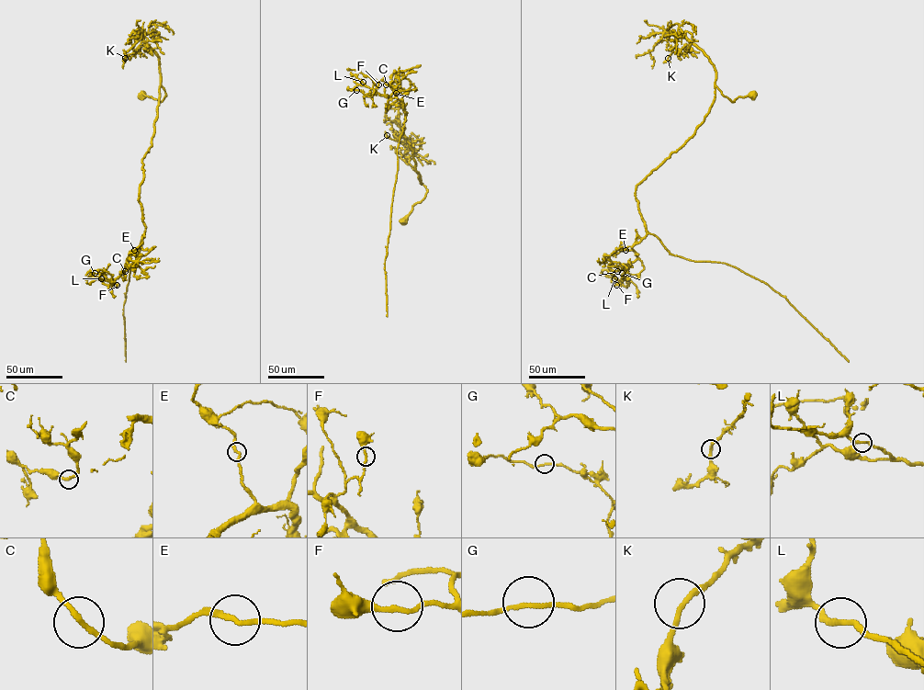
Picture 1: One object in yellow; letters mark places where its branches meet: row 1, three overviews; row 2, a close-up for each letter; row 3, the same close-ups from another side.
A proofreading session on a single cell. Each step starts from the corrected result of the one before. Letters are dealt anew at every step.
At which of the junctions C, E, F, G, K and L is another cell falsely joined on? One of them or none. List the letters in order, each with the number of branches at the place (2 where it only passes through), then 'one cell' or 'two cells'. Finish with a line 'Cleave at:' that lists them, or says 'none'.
C: 2 branches meet; one cell
E: 2 branches meet; one cell
F: 2 branches meet; one cell
G: 2 branches meet; one cell
K: 2 branches meet; one cell
L: 2 branches meet; one cell
Cleave at: none

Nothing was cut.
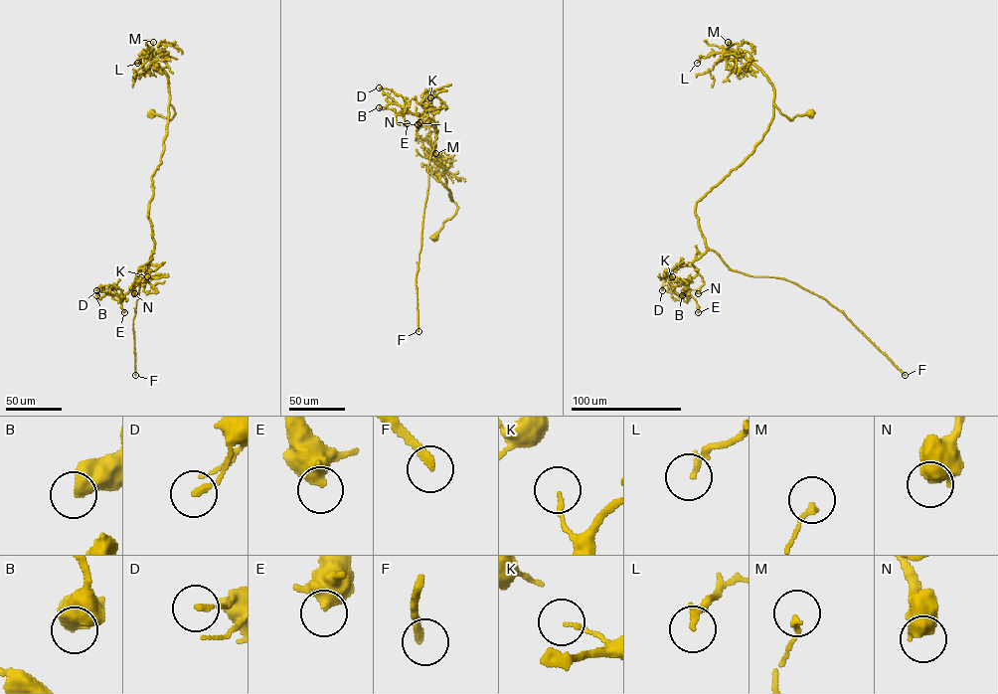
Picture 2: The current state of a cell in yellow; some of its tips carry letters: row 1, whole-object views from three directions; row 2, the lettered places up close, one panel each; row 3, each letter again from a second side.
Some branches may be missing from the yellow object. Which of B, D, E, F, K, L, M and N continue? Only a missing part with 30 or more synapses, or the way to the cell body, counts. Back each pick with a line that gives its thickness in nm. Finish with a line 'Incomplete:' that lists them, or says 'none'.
F: calibre 240 nm
N: calibre 750 nm
Incomplete: F, N

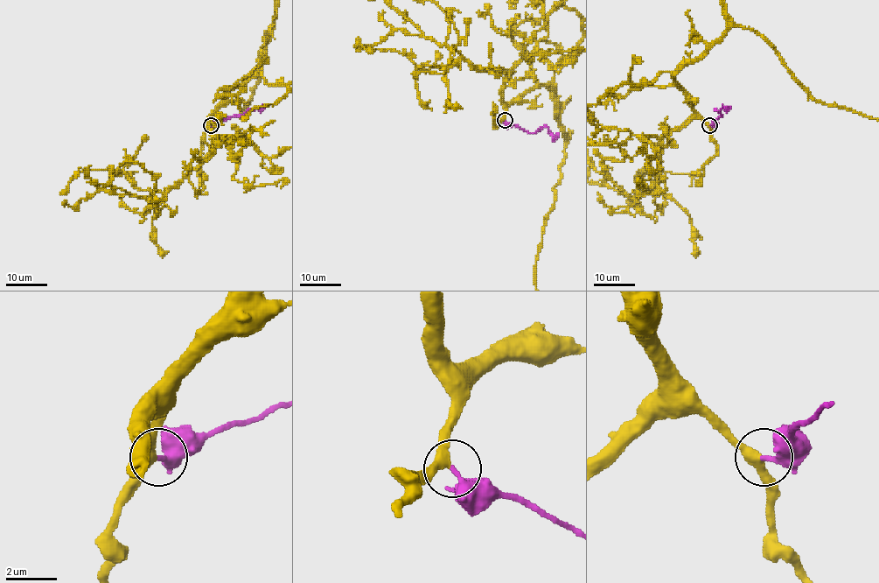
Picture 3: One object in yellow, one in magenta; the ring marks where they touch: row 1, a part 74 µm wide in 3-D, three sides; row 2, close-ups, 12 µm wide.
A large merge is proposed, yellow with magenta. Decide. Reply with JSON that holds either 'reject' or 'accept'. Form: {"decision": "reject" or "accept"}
{"decision": "accept"}

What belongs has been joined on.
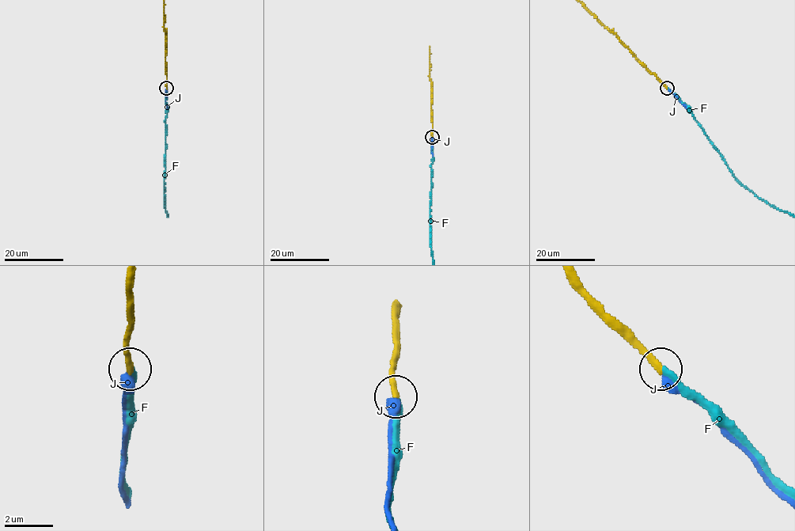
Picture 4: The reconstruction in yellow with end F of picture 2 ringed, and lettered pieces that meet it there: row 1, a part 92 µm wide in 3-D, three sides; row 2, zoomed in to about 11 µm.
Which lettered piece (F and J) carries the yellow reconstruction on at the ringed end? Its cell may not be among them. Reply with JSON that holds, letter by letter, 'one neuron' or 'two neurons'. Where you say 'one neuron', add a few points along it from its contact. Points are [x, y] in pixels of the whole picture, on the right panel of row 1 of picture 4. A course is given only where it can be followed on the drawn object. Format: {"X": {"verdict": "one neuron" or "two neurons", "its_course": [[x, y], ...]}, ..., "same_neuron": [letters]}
{"F": {"verdict": "one neuron"}, "J": {"verdict": "two neurons"}, "same_neuron": ["F"]}

